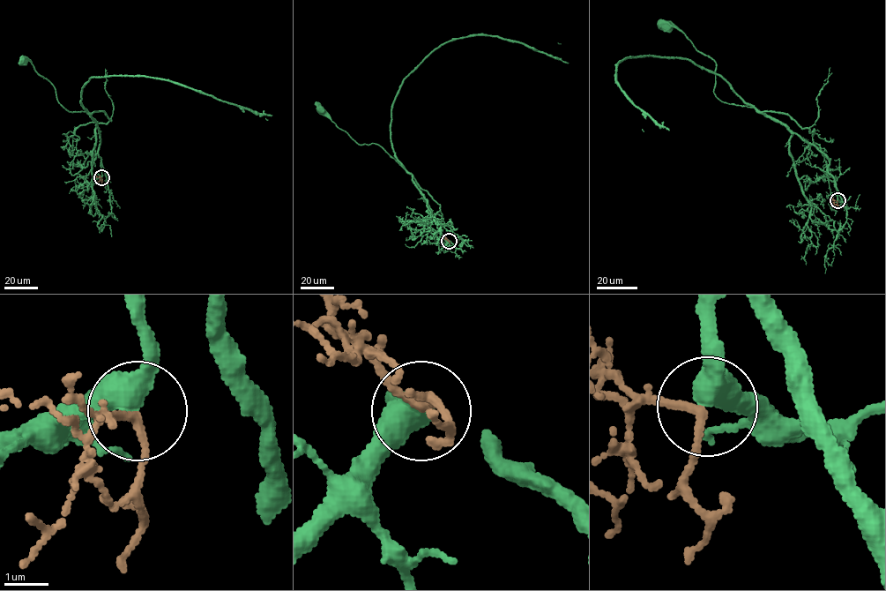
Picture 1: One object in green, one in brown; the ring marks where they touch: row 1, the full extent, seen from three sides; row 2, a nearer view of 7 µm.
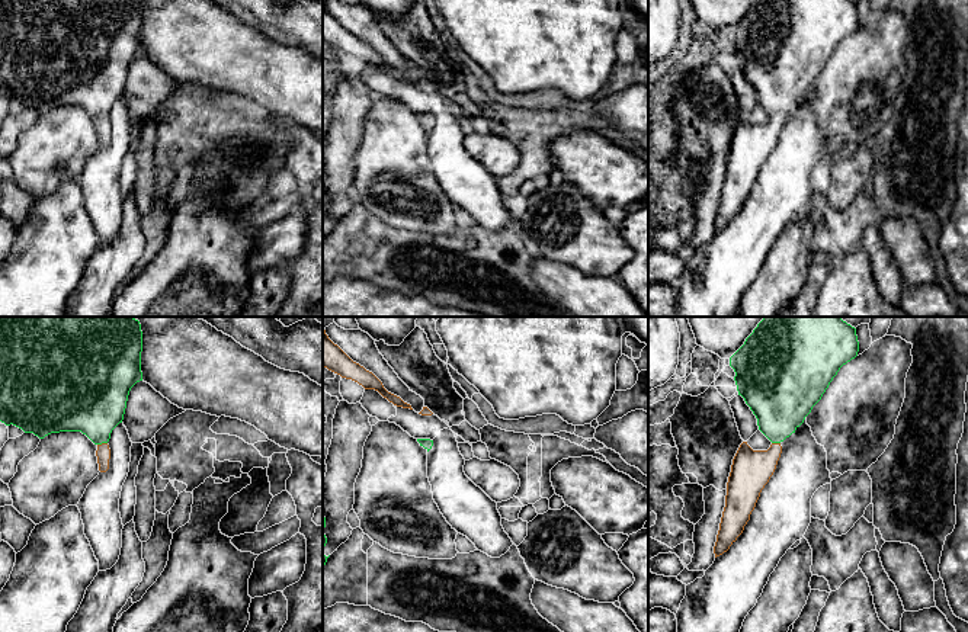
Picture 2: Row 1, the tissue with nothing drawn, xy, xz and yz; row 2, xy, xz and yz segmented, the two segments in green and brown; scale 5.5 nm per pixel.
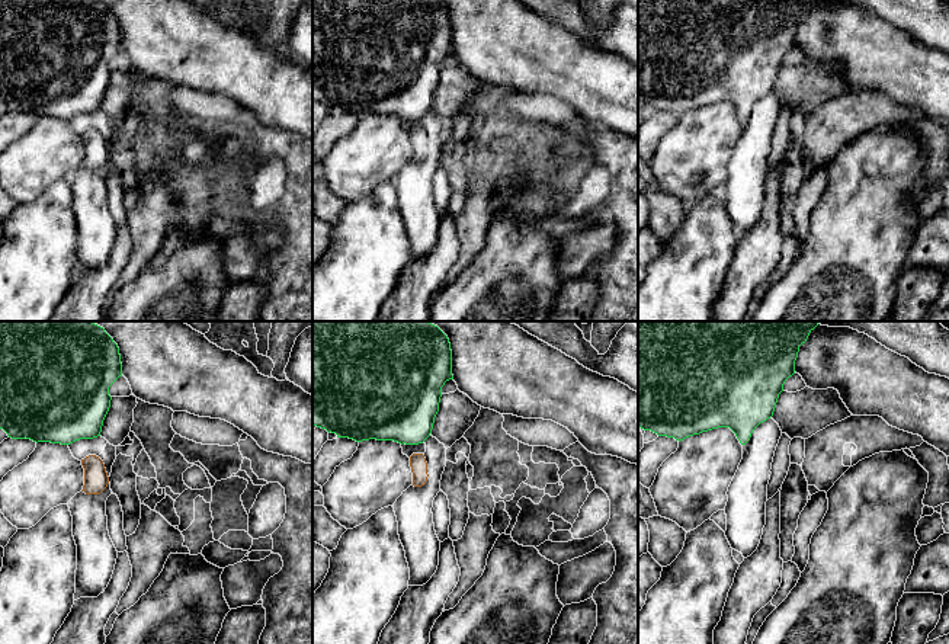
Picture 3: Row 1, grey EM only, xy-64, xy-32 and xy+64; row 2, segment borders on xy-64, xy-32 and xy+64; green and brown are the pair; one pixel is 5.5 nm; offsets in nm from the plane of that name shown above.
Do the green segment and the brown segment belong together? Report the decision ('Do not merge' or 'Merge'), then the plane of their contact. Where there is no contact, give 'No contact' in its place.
Merge. Touches green in xy

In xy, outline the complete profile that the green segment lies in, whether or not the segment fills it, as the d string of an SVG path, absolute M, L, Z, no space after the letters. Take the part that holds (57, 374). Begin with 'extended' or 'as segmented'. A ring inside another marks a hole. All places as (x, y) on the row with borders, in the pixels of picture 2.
extended; M0 317L0 421L6 426L16 426L25 433L33 433L39 439L51 433L81 432L96 446L99 471L109 469L112 430L122 423L131 388L142 381L141 372L142 331L134 317Z

